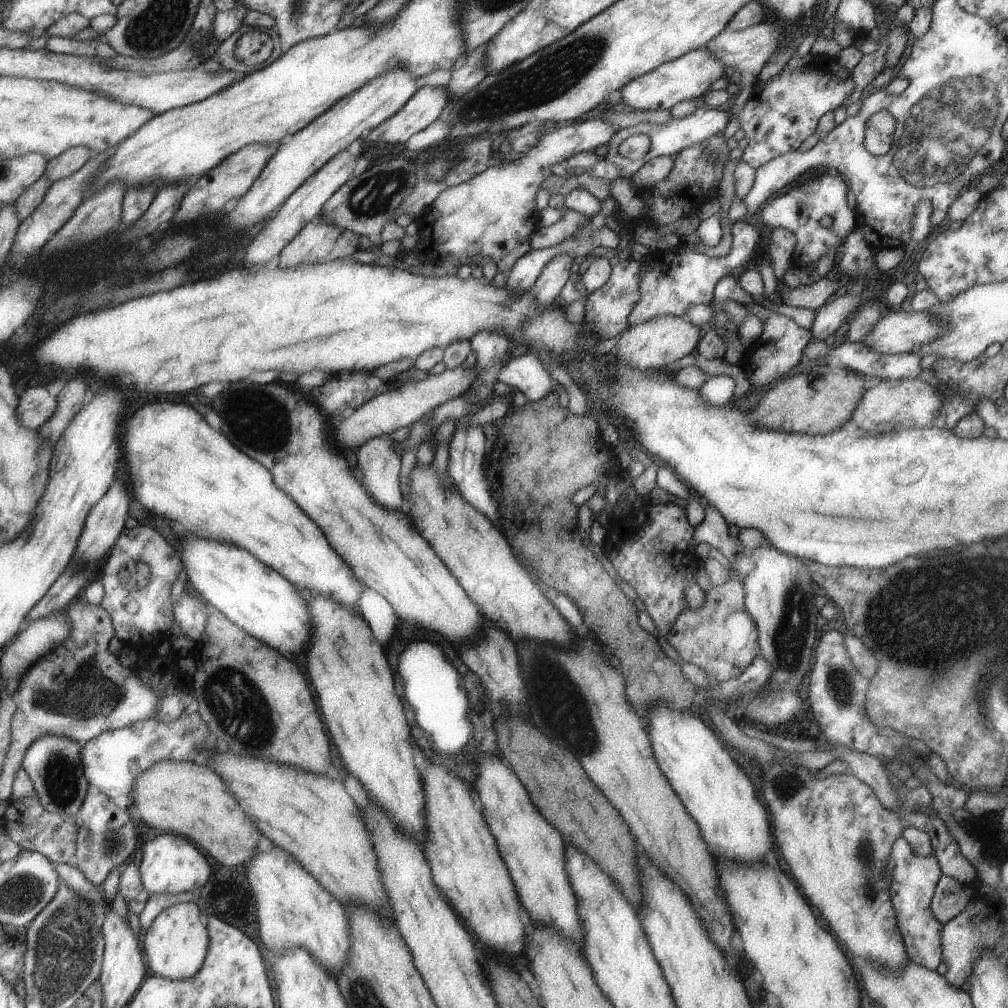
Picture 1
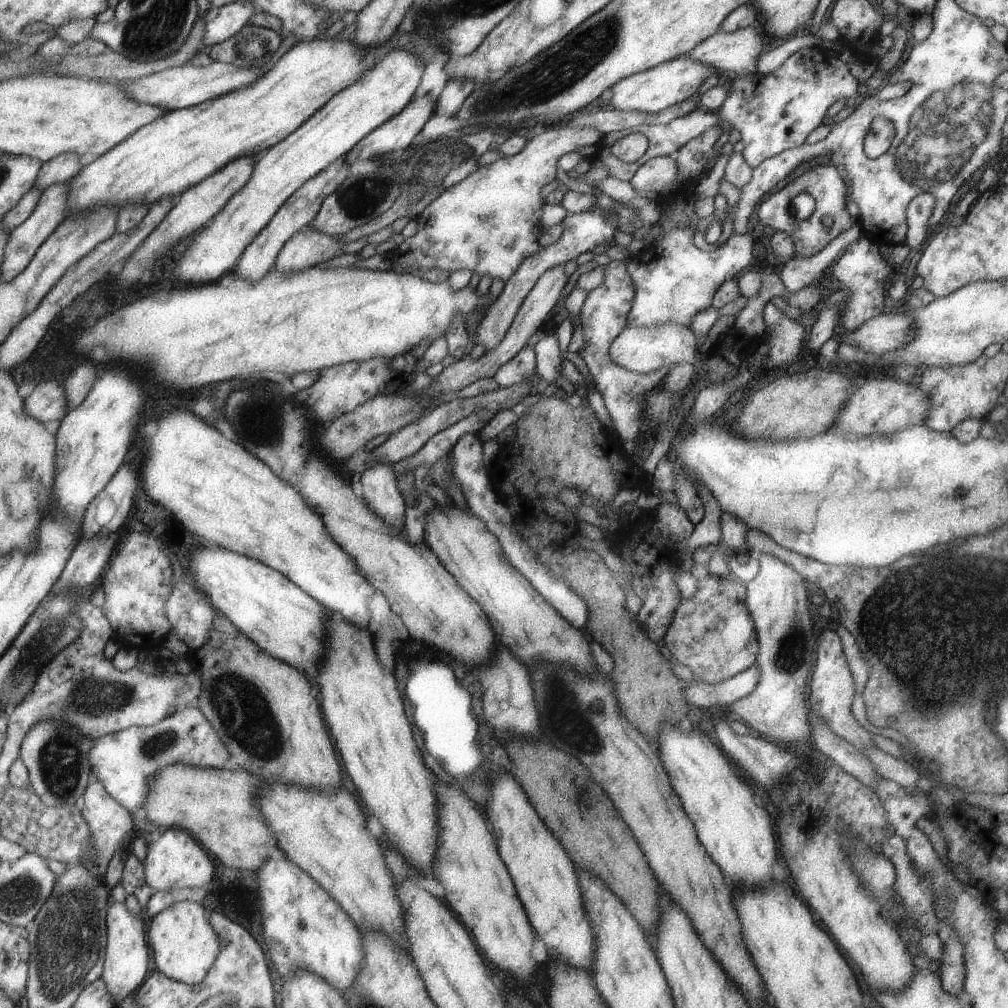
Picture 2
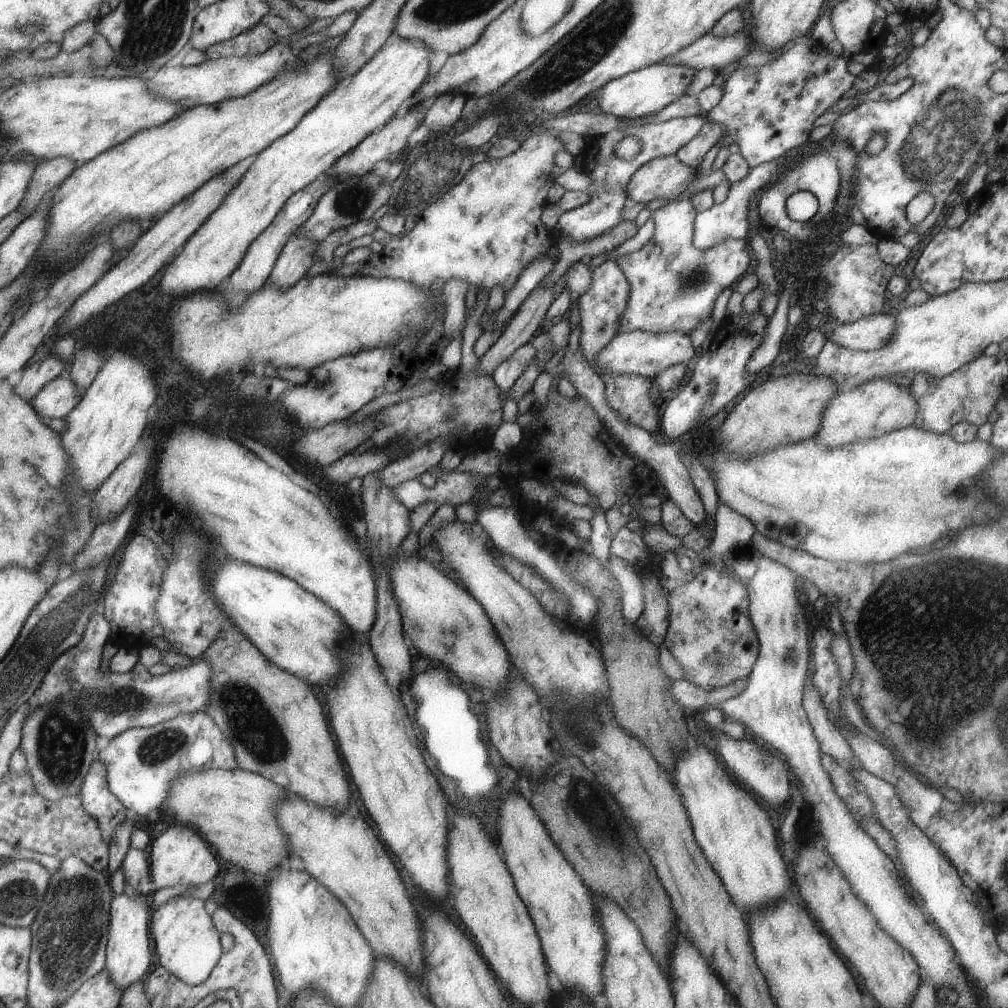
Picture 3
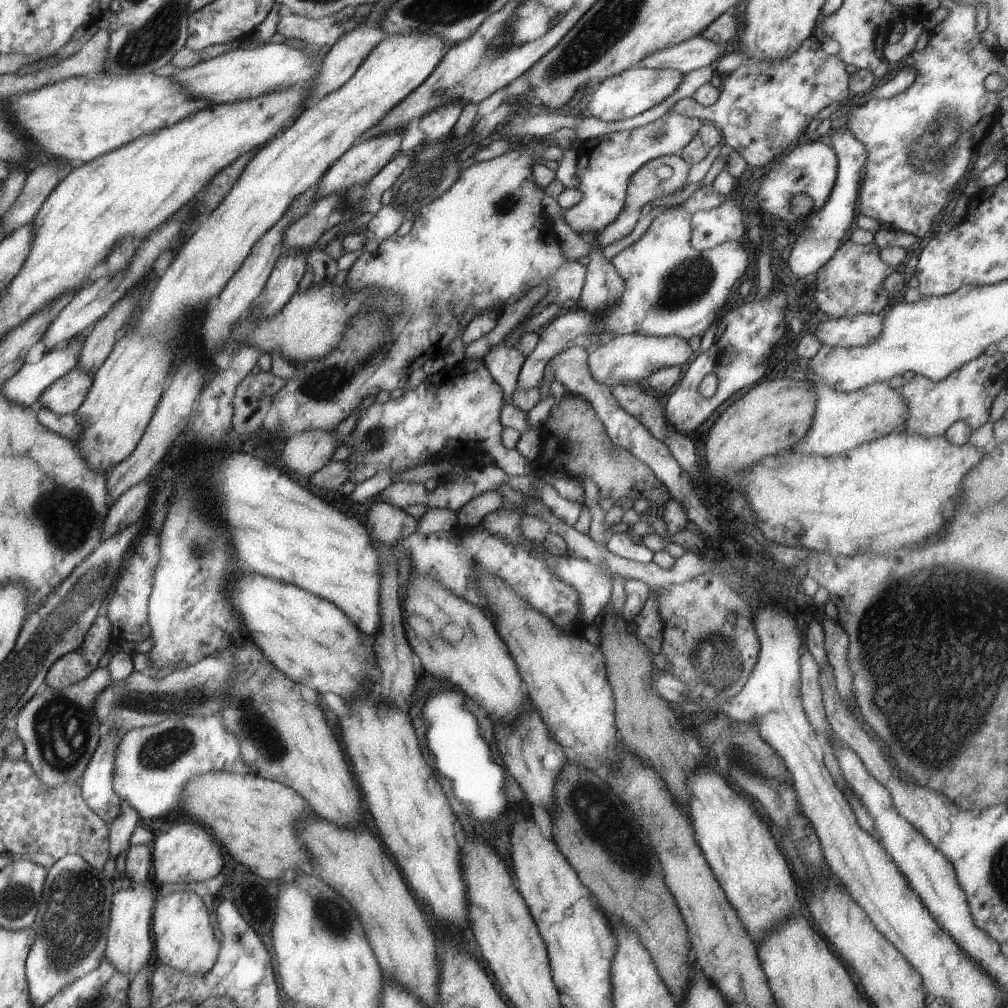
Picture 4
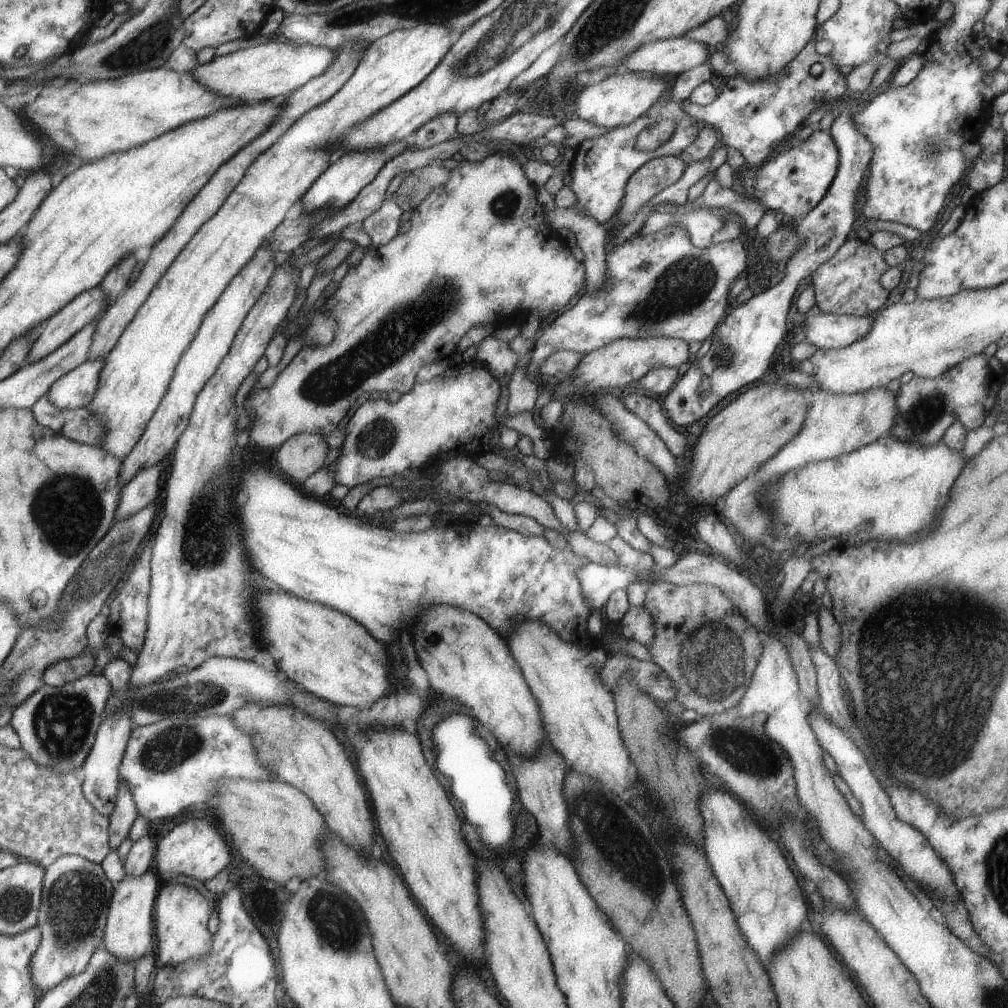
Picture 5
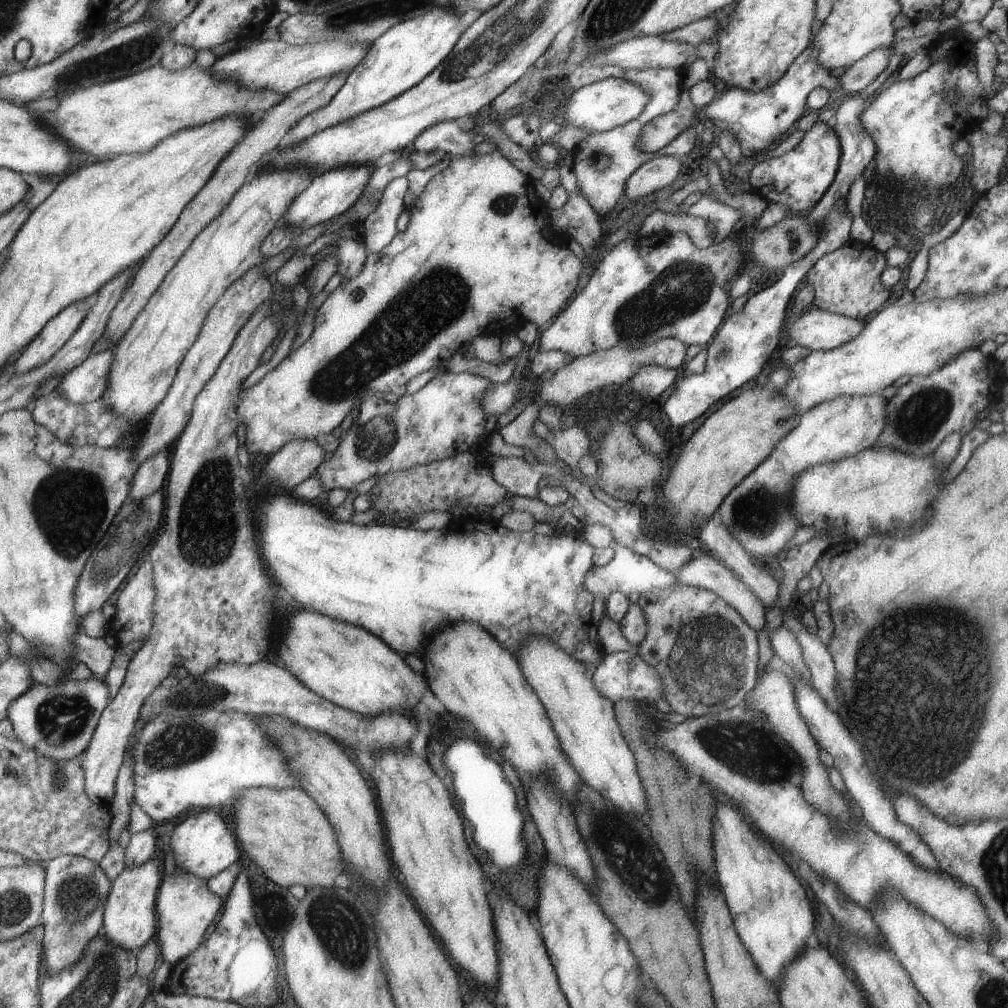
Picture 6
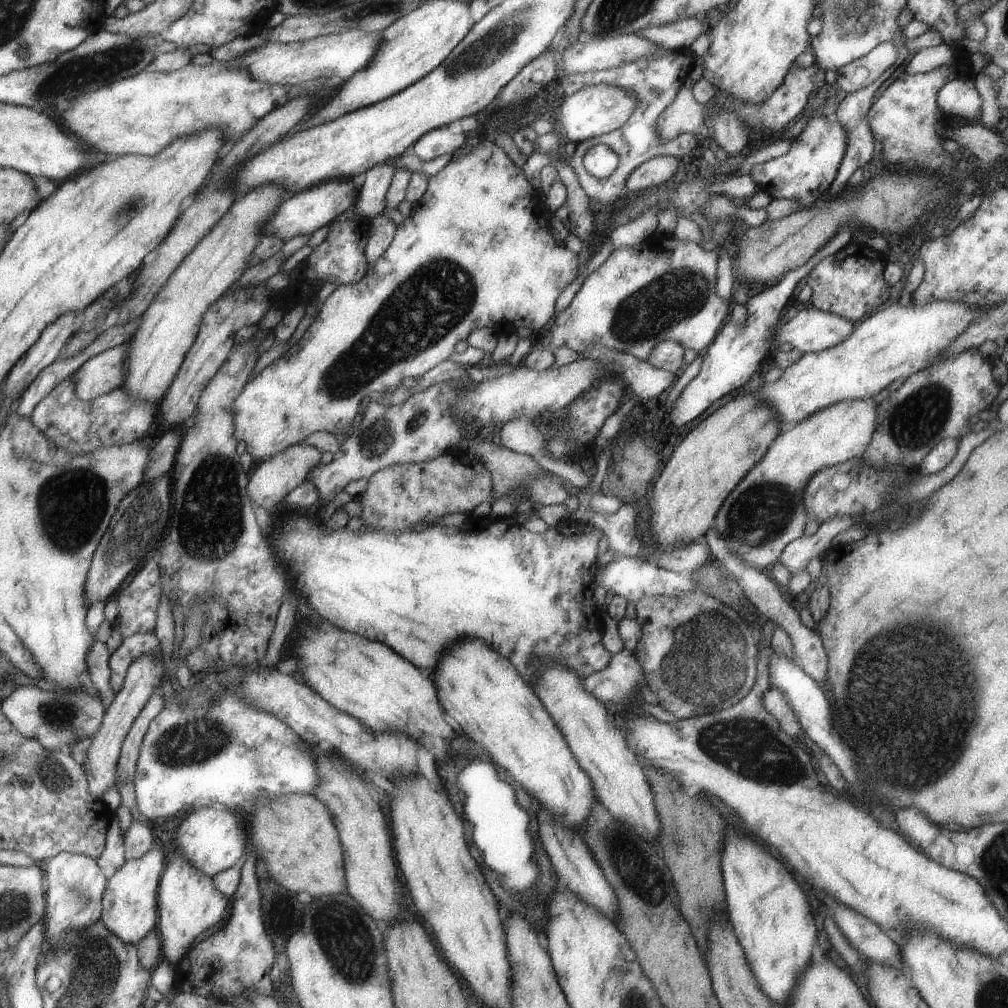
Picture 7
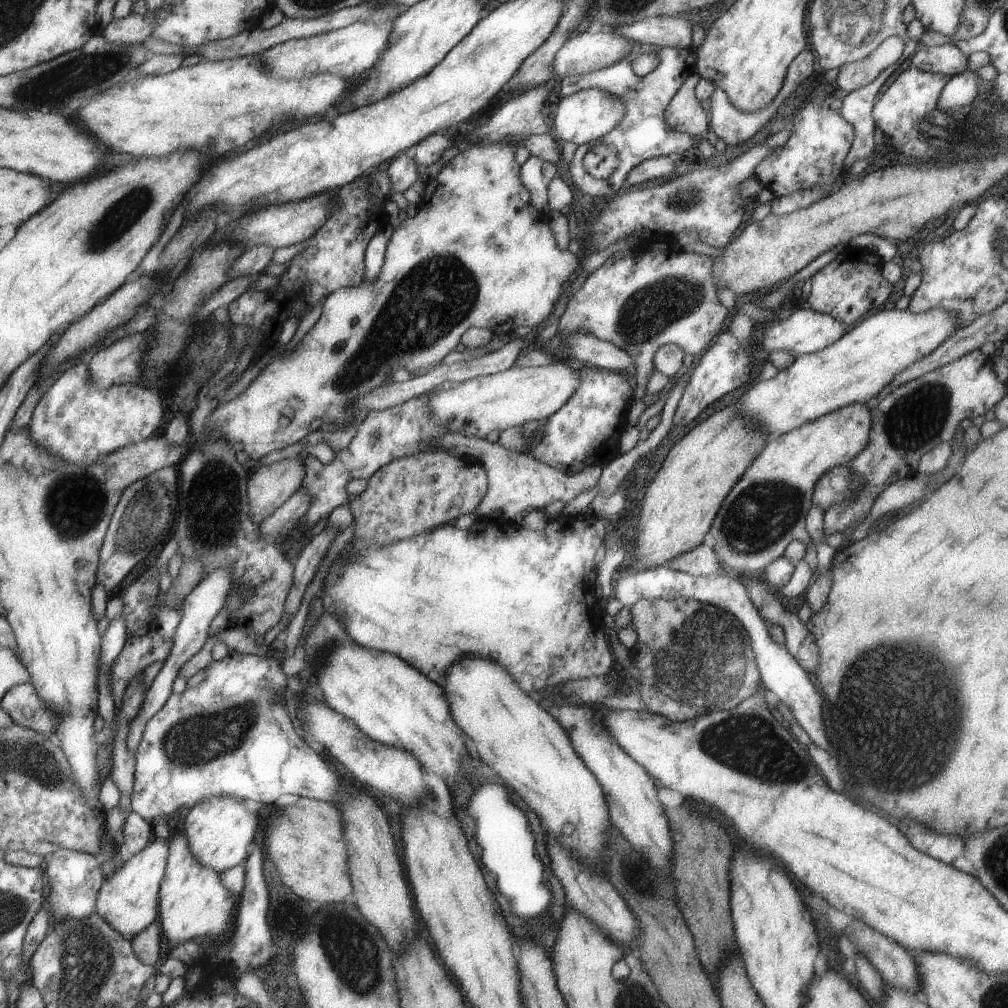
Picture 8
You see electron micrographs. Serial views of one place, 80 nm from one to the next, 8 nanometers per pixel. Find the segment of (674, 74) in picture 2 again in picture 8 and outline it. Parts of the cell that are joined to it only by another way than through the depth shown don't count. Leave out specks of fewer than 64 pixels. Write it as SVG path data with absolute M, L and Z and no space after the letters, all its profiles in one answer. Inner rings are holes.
M599 88L583 89L567 97L561 97L553 118L550 133L557 142L569 142L579 147L593 140L601 139L607 132L617 127L617 122L623 119L625 106L621 98L607 94Z

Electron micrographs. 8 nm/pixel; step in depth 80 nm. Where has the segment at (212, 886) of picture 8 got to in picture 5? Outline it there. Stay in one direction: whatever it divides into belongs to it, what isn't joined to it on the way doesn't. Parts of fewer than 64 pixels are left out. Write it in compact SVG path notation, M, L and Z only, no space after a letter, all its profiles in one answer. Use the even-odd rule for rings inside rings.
M175 881L161 883L154 907L155 956L158 965L174 966L185 960L197 960L209 952L211 934L207 921L217 898L207 900L193 887L176 884Z

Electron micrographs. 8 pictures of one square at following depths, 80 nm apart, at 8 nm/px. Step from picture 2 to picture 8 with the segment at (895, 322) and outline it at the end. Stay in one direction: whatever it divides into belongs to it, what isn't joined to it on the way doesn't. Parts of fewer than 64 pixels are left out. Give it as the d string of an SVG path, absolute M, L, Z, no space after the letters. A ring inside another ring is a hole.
M801 308L795 310L786 319L780 320L777 324L771 324L757 332L757 340L763 350L768 352L790 352L796 355L805 355L817 352L833 344L843 336L847 328L831 316L815 312L812 309Z

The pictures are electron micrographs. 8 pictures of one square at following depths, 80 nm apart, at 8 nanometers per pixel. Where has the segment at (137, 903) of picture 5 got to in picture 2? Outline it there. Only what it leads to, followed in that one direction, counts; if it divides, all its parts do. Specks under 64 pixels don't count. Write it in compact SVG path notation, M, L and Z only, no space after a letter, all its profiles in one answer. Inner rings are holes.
M111 902L106 912L106 948L103 952L101 980L109 992L112 1004L119 1004L123 998L135 993L147 974L147 938L146 921L142 914L133 916L127 910L125 902Z

